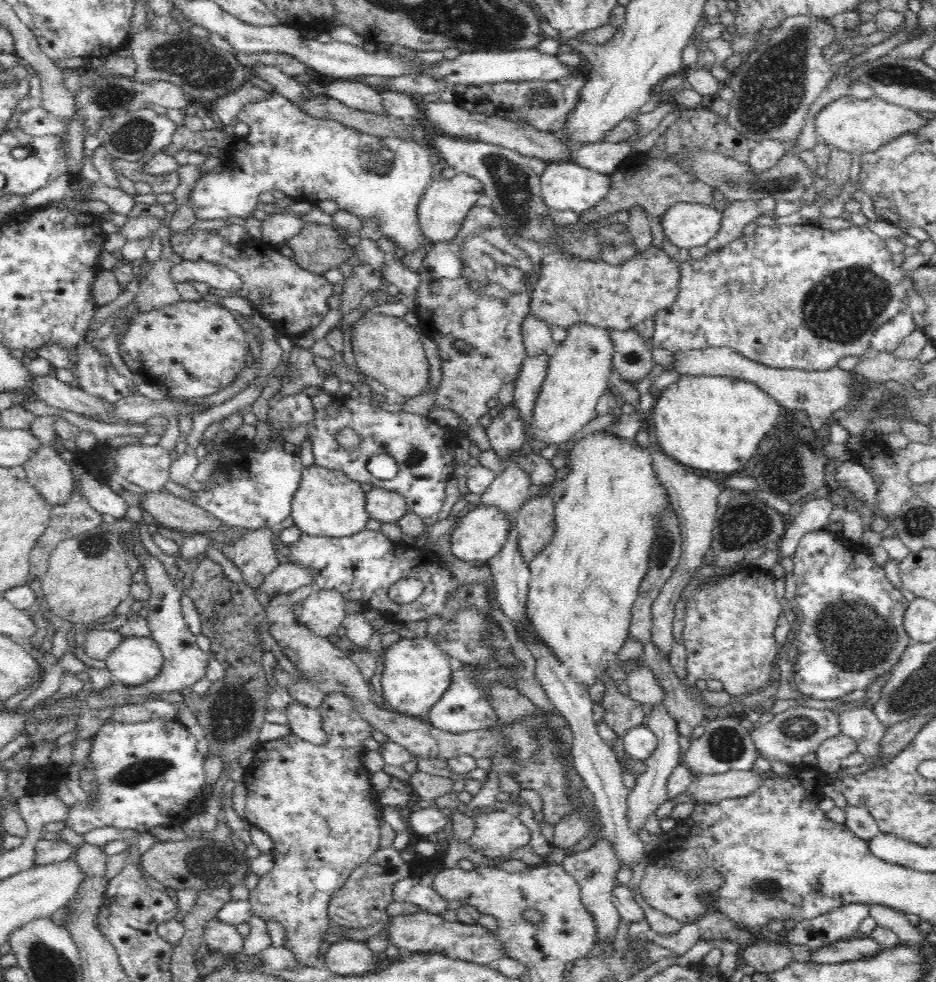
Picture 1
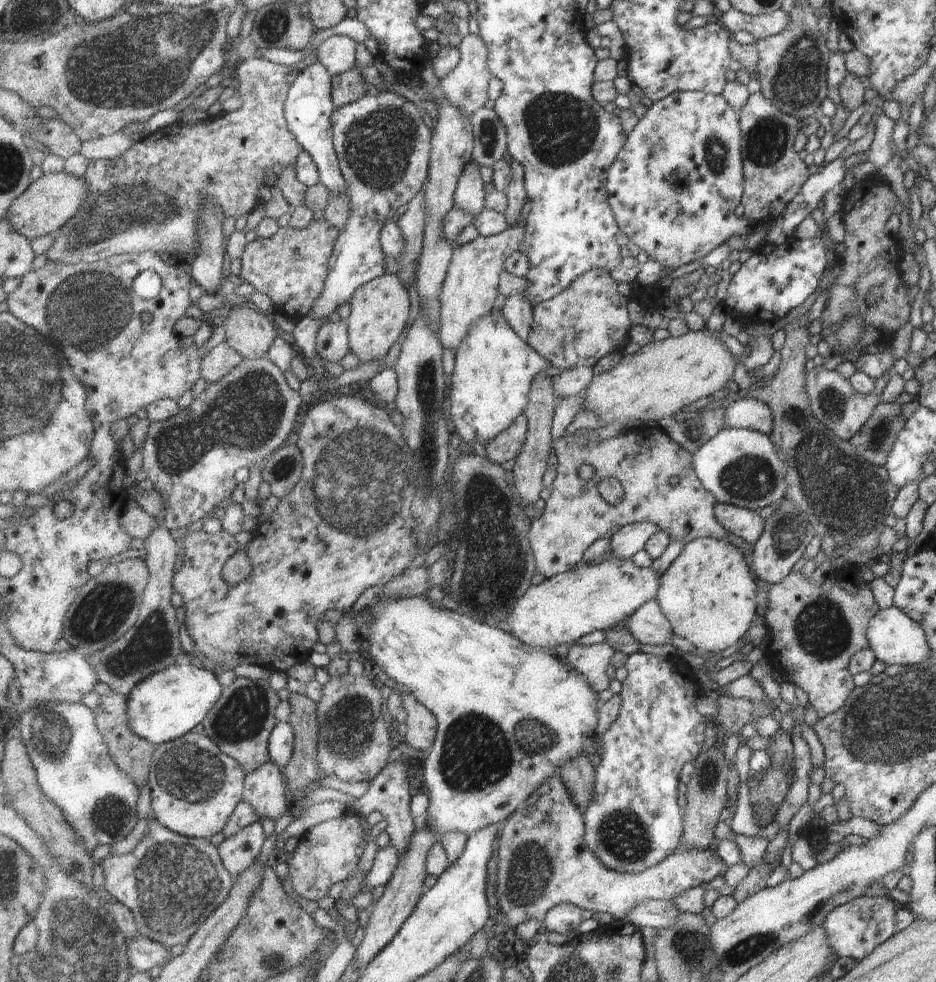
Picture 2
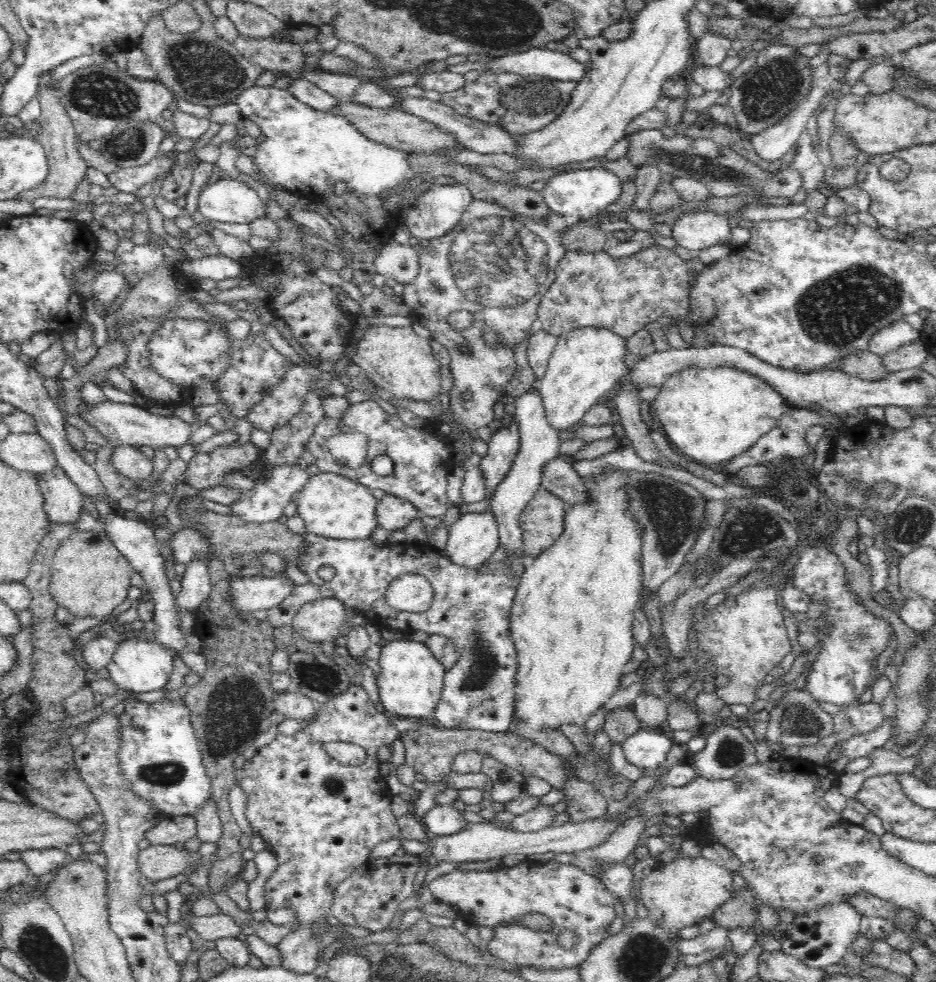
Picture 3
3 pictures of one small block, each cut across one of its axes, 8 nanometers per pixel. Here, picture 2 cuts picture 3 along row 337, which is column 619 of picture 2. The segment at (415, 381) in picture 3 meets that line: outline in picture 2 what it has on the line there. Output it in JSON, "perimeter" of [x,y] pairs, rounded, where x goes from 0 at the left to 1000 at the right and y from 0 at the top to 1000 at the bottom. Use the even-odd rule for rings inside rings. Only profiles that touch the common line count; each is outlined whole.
{"perimeter":[[[752,334],[737,336],[724,344],[713,343],[706,347],[696,347],[678,360],[666,364],[653,377],[638,382],[625,397],[625,409],[619,420],[623,416],[637,418],[642,434],[657,428],[665,430],[667,436],[677,429],[685,429],[687,432],[696,429],[704,431],[707,427],[721,424],[732,413],[748,405],[775,397],[790,368],[768,344],[764,344]]]}

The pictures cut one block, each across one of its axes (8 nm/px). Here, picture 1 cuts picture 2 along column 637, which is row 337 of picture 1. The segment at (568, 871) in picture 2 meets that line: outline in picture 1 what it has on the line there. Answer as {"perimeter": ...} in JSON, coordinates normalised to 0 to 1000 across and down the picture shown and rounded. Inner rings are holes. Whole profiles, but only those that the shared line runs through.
{"perimeter":[[[972,316],[959,319],[934,340],[931,354],[940,358],[954,359],[957,354],[970,344],[980,334]]]}

